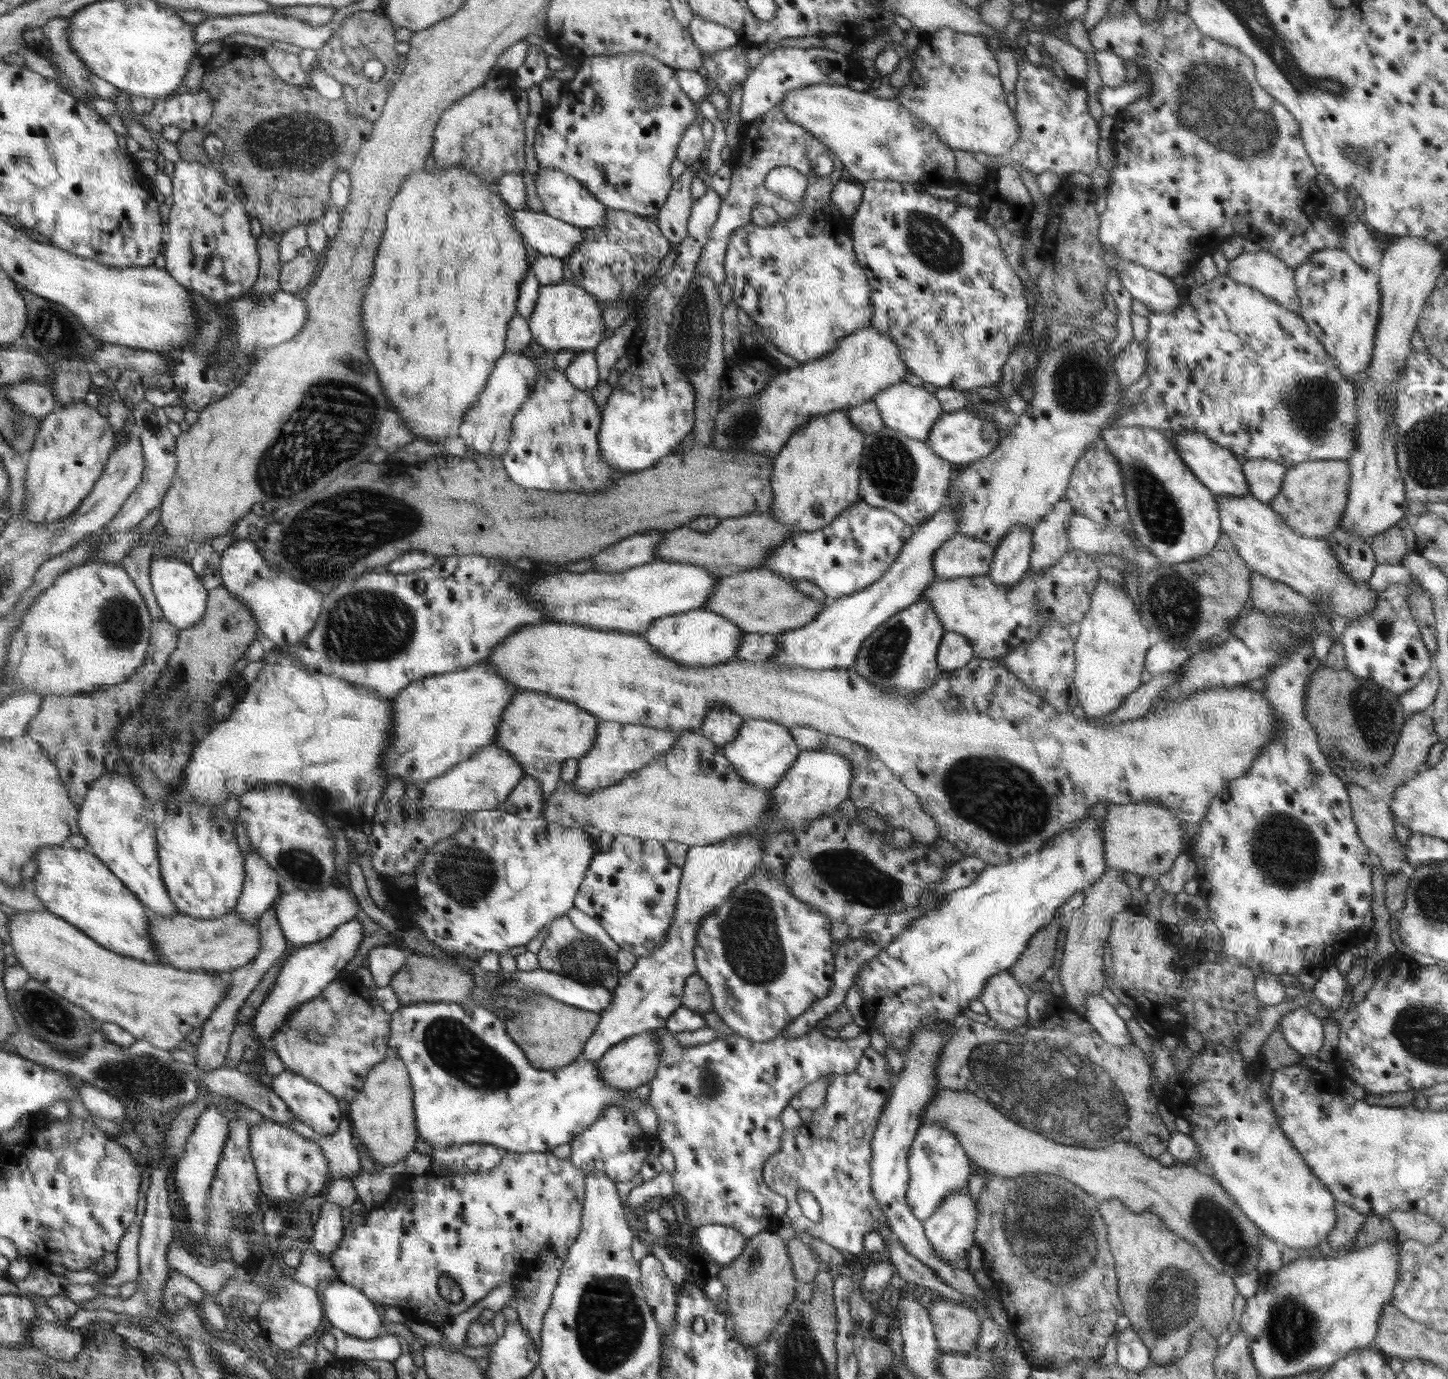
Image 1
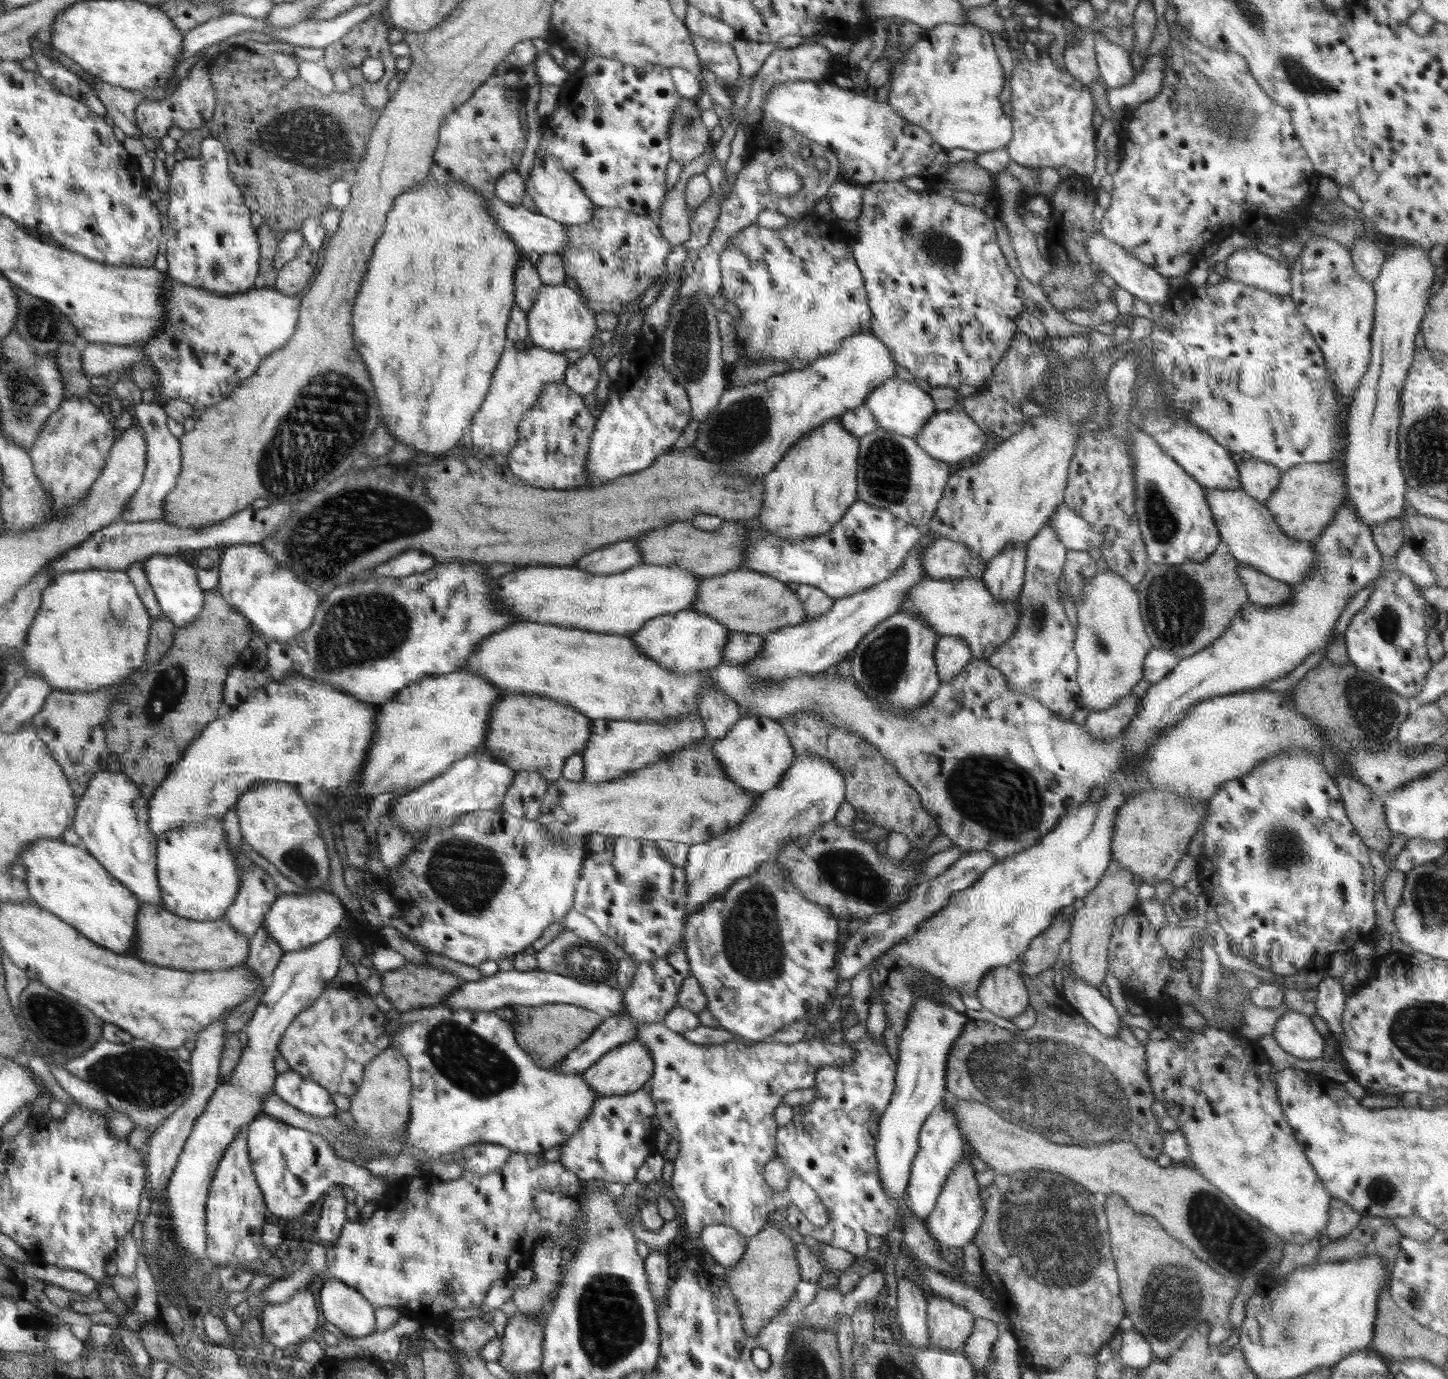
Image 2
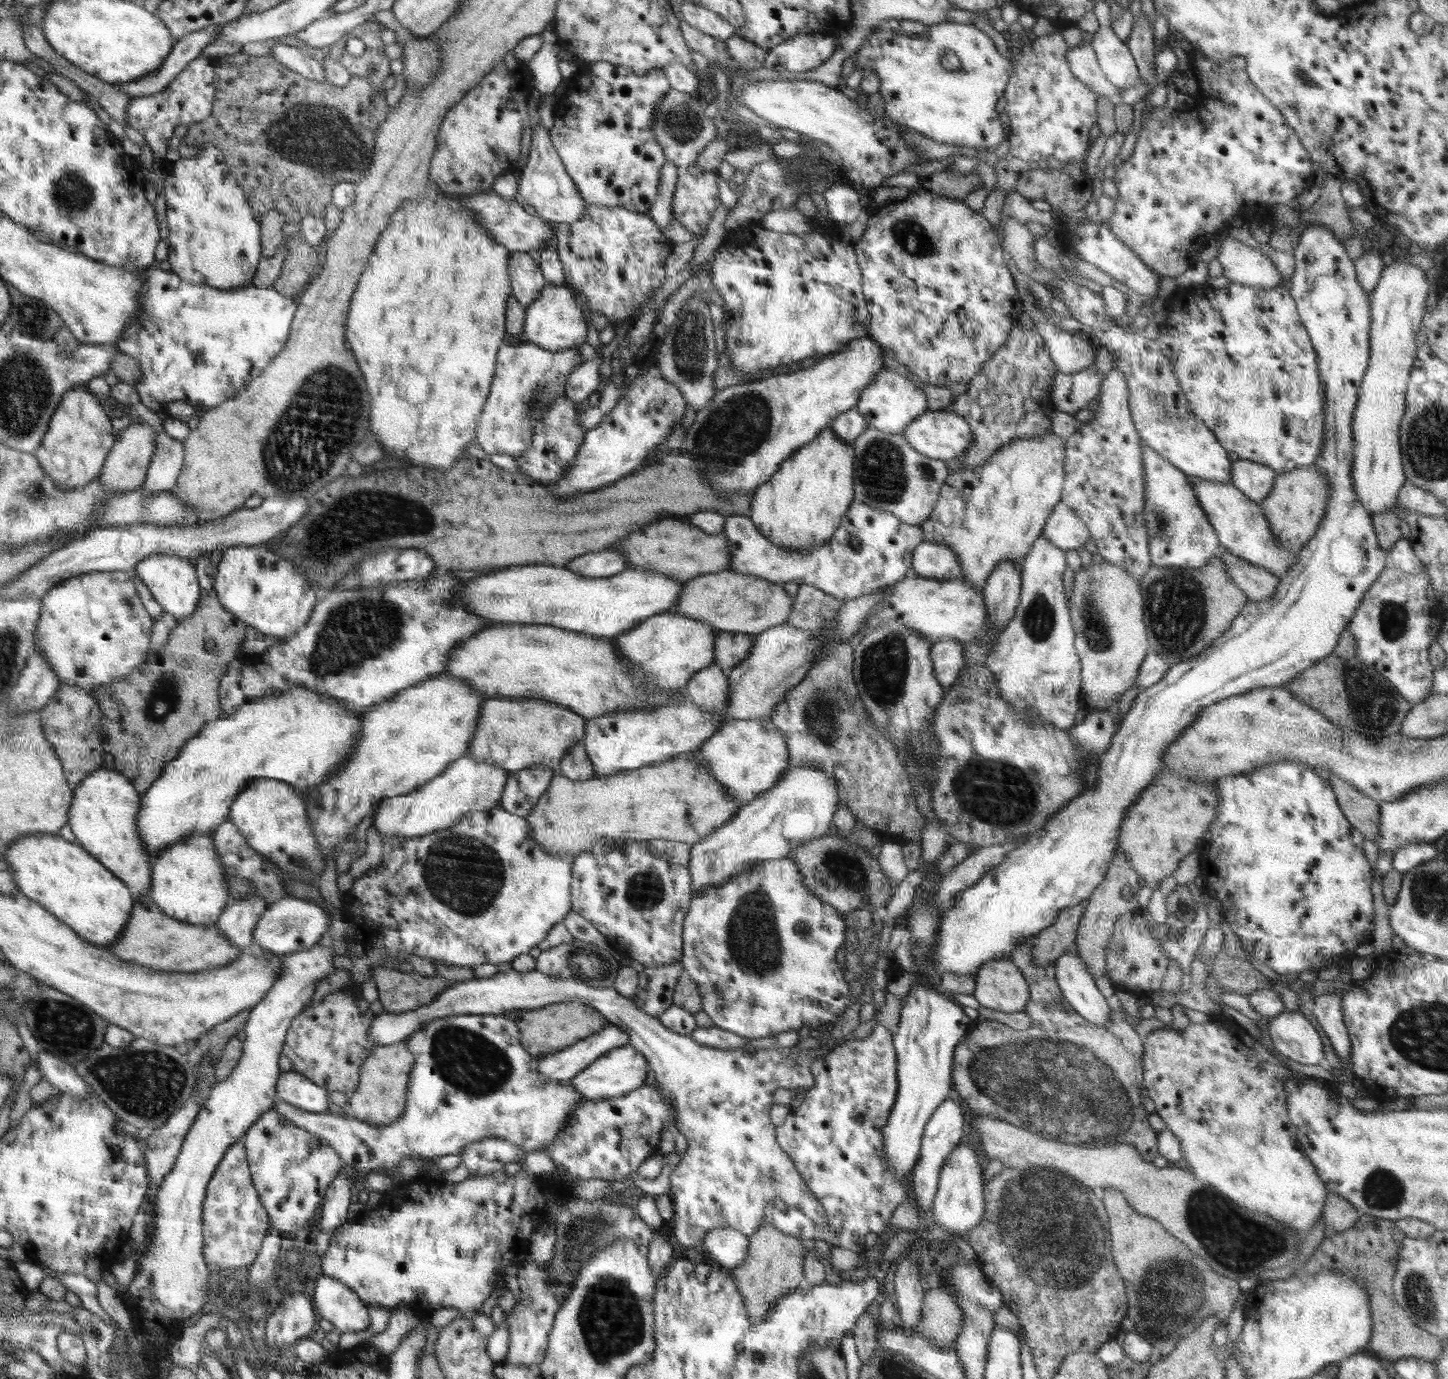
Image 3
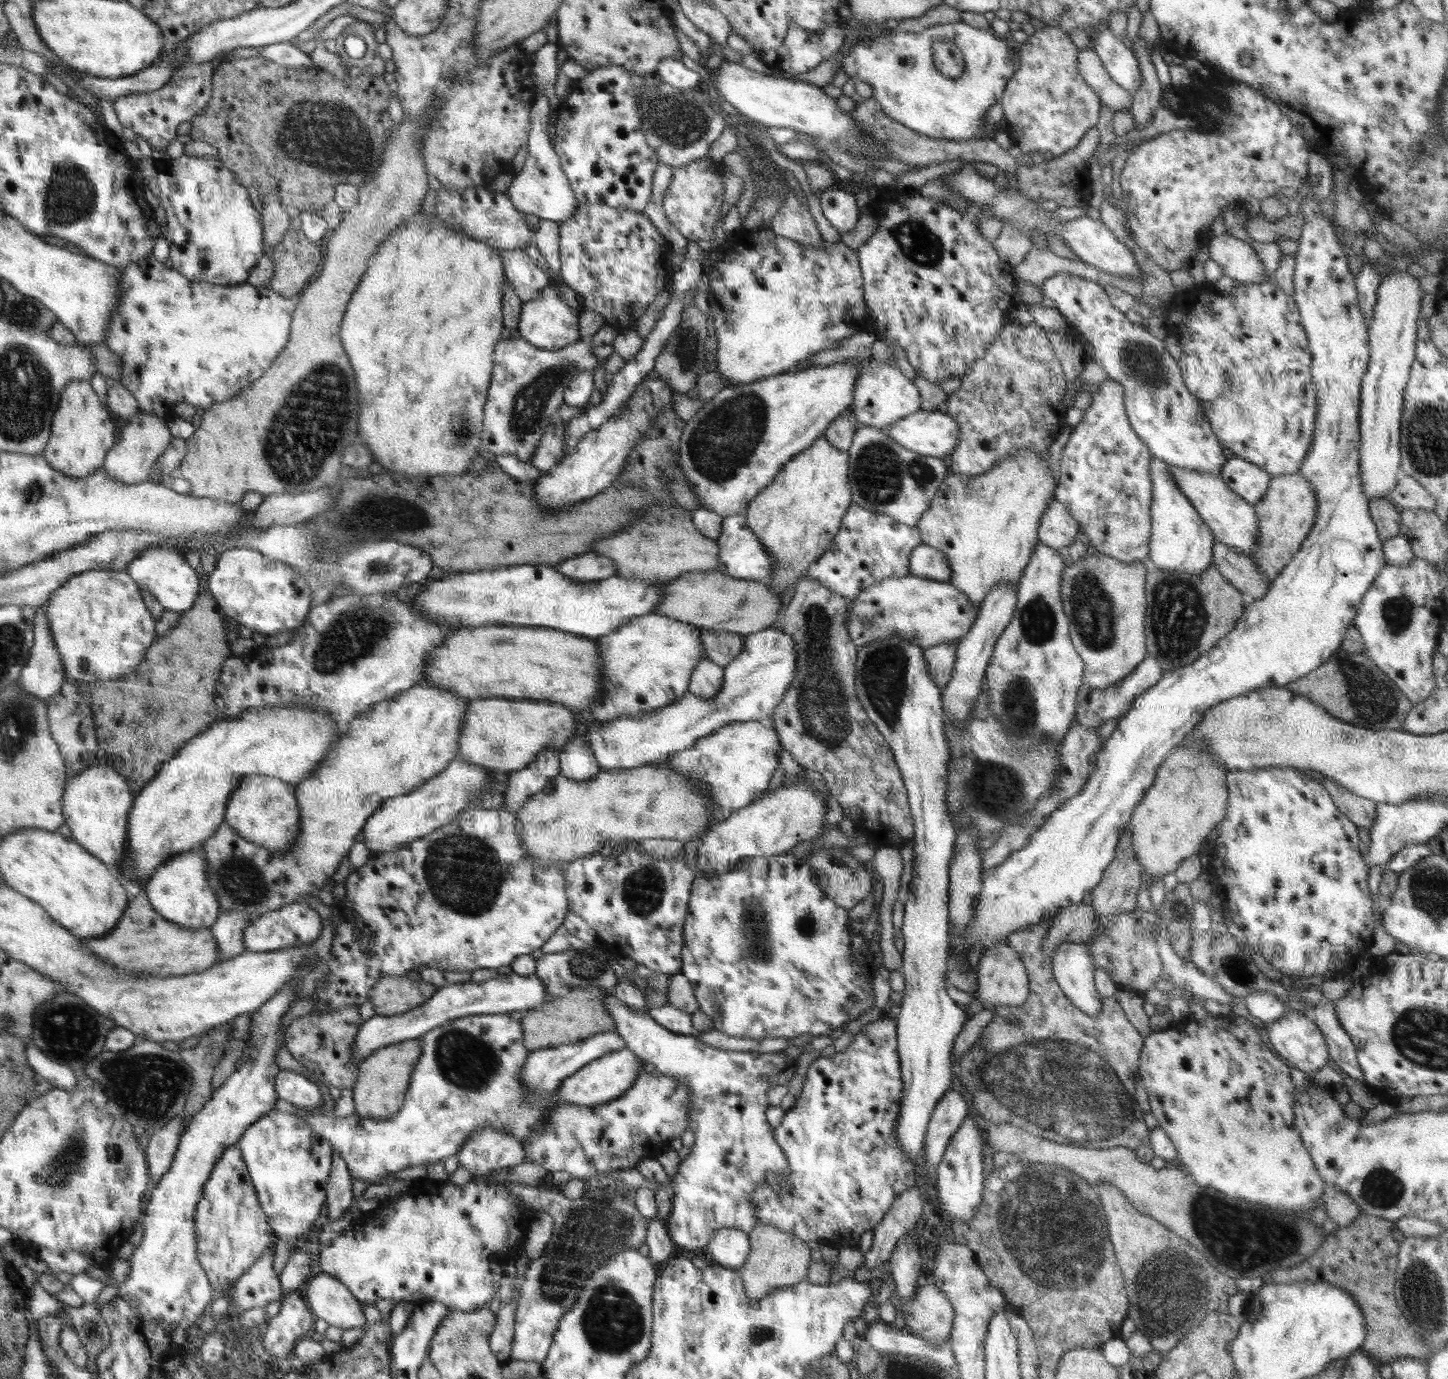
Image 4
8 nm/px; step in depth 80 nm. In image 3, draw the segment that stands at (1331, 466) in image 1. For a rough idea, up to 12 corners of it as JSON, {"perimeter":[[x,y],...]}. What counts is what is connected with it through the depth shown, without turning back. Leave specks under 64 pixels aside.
{"perimeter":[[1325,474],[1277,475],[1258,503],[1280,548],[1299,552],[1325,515]]}

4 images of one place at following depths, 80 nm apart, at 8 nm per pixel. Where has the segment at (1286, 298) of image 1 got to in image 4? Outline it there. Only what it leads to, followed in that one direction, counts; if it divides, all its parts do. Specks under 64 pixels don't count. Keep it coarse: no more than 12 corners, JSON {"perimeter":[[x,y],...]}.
{"perimeter":[[1226,233],[1207,244],[1223,276],[1242,284],[1270,281],[1260,257]]}

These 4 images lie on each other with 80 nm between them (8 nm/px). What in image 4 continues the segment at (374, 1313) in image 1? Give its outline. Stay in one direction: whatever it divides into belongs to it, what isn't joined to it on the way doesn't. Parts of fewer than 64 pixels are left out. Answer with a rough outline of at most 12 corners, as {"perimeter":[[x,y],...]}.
{"perimeter":[[318,1273],[306,1300],[318,1318],[364,1326],[362,1306],[337,1277]]}

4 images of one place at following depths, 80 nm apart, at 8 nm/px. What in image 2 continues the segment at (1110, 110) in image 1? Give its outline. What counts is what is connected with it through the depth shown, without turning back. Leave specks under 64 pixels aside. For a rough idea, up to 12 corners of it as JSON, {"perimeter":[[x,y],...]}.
{"perimeter":[[1152,55],[1130,84],[1108,88],[1112,112],[1161,91],[1165,58]]}

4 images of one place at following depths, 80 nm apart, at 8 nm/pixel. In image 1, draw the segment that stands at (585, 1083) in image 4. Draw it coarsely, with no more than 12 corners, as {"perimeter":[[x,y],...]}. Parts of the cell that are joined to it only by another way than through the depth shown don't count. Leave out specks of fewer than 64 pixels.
{"perimeter":[[644,1031],[606,1051],[598,1077],[632,1091],[657,1075],[661,1040]]}

